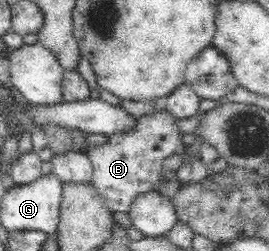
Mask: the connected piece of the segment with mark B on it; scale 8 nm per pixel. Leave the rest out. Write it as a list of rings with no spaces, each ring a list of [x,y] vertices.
[[[162,104],[160,111],[137,118],[133,133],[112,135],[109,142],[87,150],[87,157],[93,165],[92,183],[107,201],[112,215],[128,213],[133,199],[138,194],[153,190],[164,177],[163,161],[184,146],[183,132],[175,124],[176,119]]]

